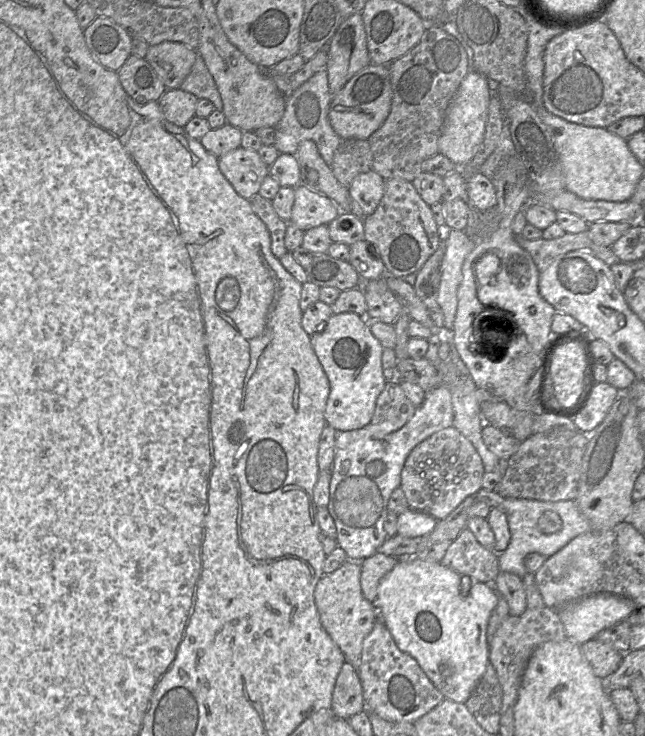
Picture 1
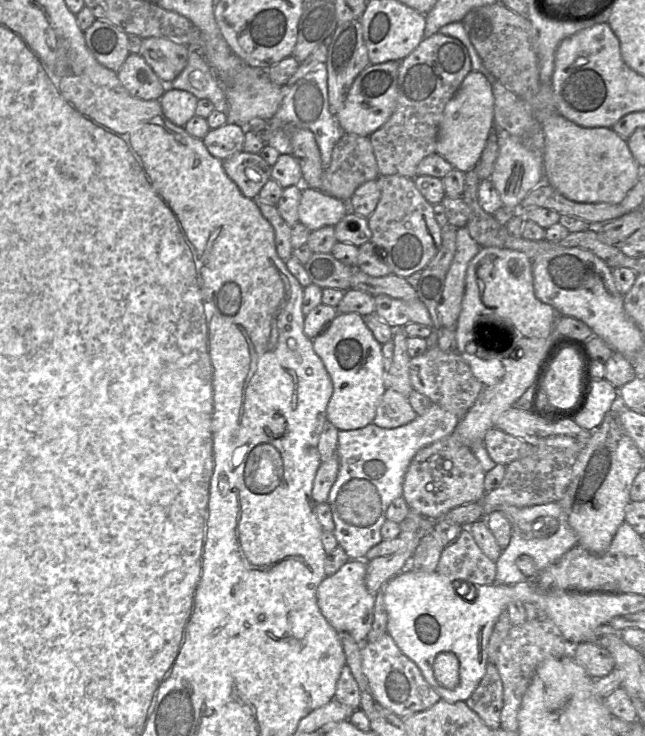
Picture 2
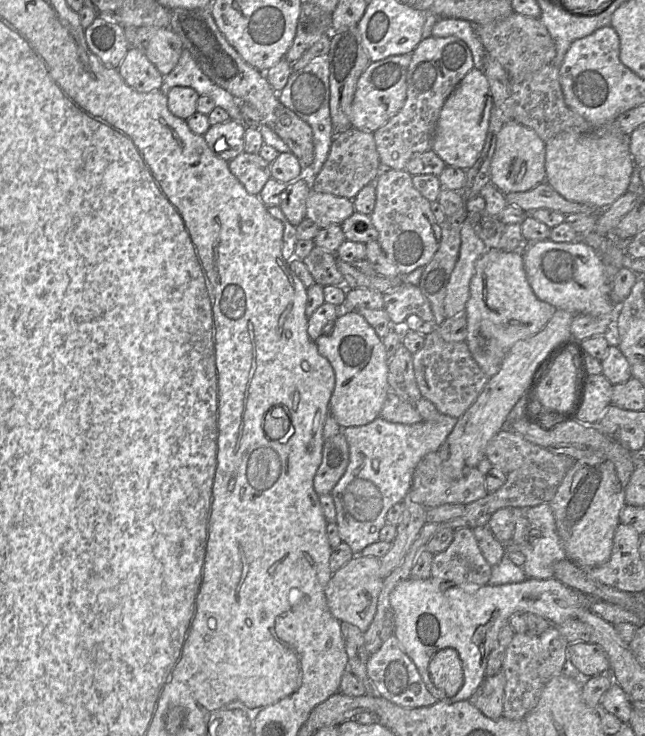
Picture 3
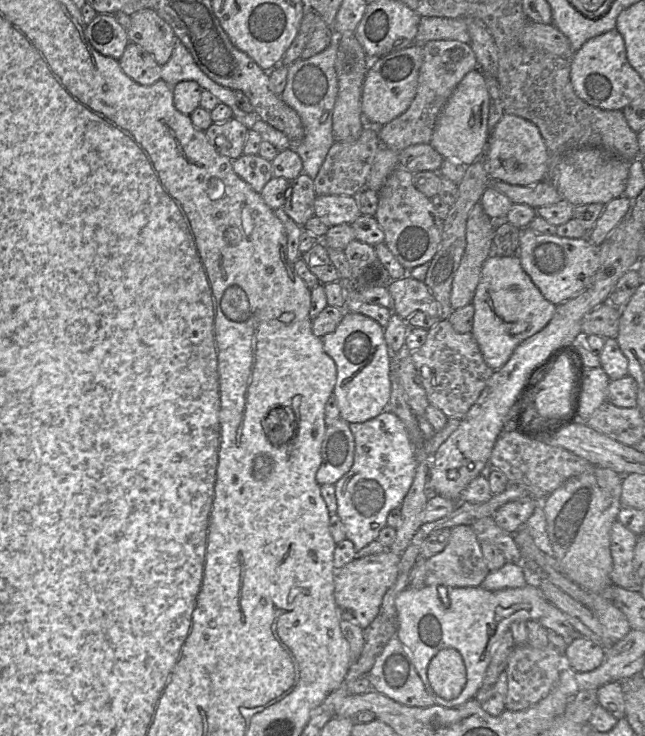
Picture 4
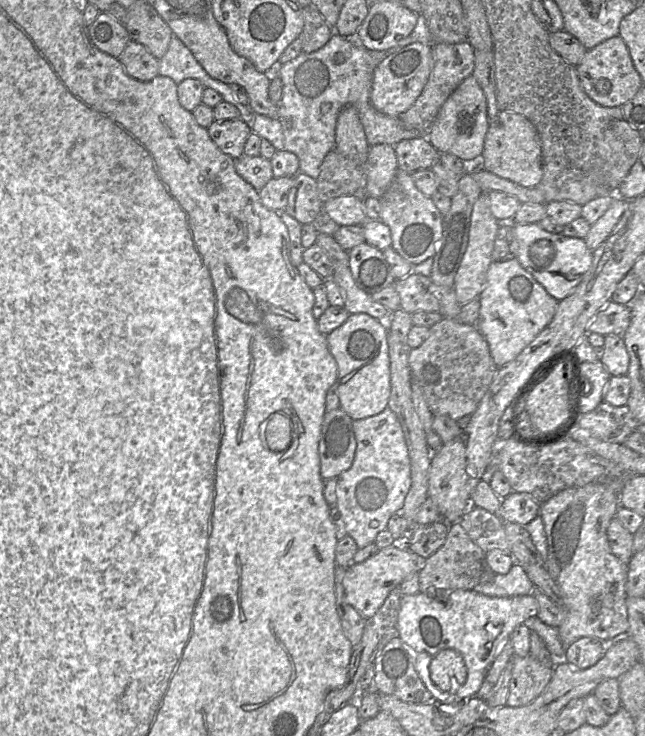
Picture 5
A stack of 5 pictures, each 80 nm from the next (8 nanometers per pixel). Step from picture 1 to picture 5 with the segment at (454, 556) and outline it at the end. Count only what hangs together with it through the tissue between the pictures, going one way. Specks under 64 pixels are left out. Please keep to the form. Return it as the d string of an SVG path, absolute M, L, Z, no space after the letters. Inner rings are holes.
M460 522L452 523L449 525L445 543L435 553L423 560L423 566L419 572L420 592L441 599L446 595L444 590L473 590L480 583L484 568L485 553L471 540ZM437 591L440 593L434 595L433 592Z

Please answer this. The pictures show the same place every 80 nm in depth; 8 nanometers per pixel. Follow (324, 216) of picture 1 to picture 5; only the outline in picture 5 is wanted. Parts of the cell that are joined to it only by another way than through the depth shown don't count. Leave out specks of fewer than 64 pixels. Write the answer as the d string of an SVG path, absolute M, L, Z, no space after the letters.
M343 195L322 205L322 212L327 214L339 226L361 225L367 217L364 213L363 199L353 195Z

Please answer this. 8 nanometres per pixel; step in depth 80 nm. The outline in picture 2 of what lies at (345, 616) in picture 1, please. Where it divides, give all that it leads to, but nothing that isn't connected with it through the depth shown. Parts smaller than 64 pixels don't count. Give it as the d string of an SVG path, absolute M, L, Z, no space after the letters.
M349 559L336 573L327 576L317 588L318 606L327 621L338 633L349 633L360 644L366 641L372 628L376 598L366 587L366 570L366 560Z

